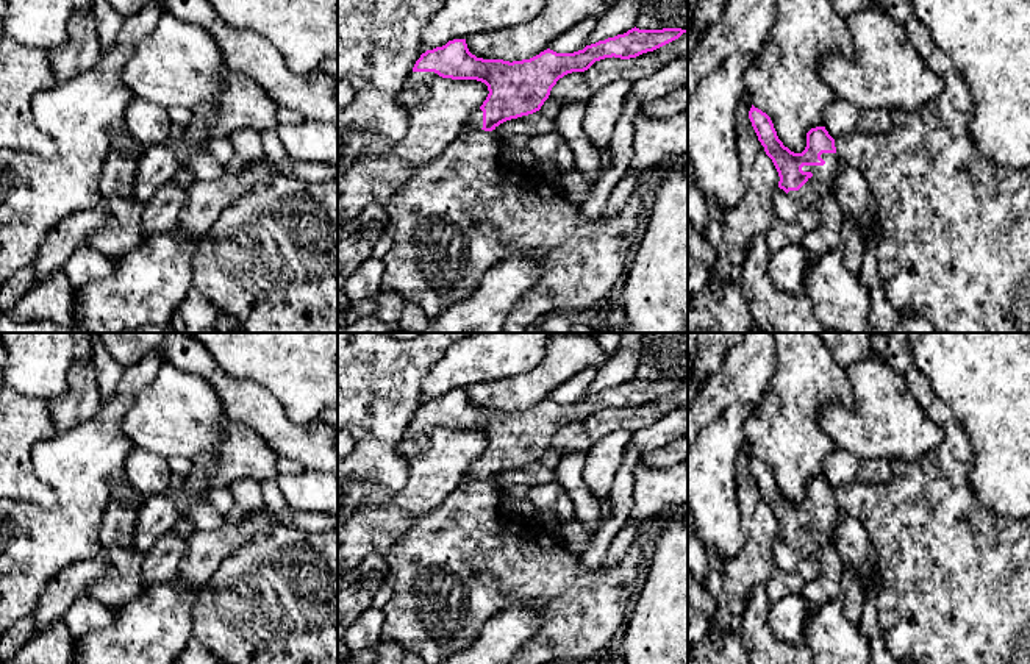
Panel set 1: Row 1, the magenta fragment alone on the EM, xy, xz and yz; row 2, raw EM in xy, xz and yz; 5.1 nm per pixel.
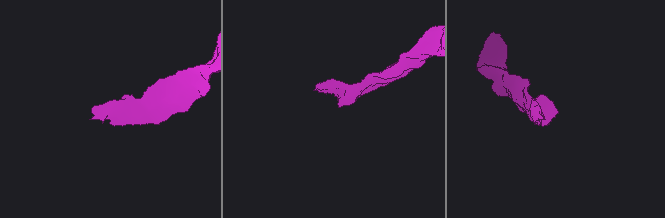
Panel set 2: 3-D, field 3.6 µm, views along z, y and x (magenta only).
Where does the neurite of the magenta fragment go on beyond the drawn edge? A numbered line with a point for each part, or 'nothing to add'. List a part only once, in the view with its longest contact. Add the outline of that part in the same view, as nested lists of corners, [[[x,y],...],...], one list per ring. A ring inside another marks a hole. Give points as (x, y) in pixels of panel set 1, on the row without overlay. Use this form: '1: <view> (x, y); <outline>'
1: yz (822, 531); [[[822,503],[824,516],[803,516],[803,522],[811,522],[813,527],[799,539],[789,541],[788,545],[800,556],[816,556],[817,552],[833,542],[835,531],[839,522],[839,506],[836,503]]]

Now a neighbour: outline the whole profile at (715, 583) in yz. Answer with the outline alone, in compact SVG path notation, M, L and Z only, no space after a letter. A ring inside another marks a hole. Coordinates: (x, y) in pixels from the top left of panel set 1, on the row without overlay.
M711 562L705 573L705 592L714 600L717 600L724 592L724 586L725 581L722 566Z

